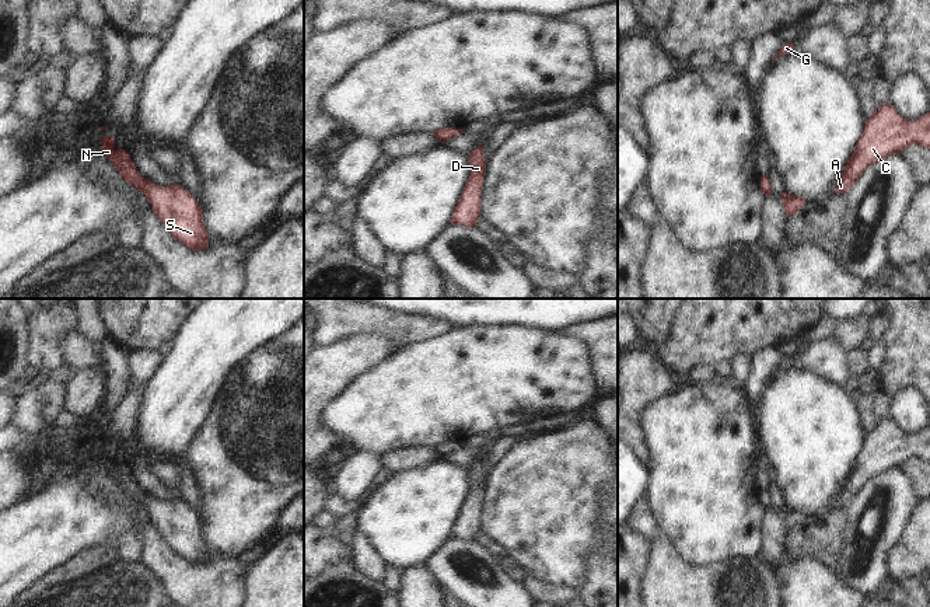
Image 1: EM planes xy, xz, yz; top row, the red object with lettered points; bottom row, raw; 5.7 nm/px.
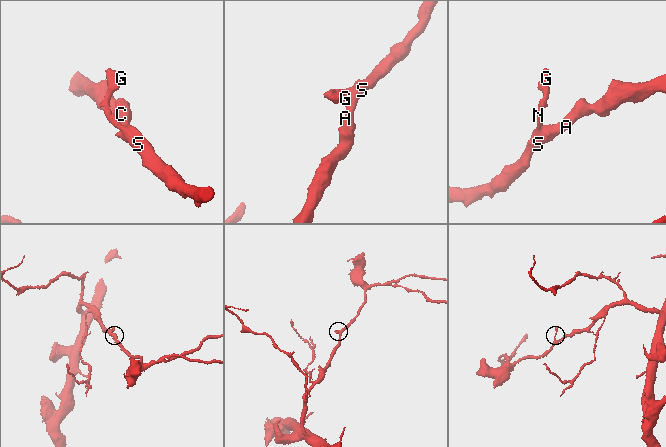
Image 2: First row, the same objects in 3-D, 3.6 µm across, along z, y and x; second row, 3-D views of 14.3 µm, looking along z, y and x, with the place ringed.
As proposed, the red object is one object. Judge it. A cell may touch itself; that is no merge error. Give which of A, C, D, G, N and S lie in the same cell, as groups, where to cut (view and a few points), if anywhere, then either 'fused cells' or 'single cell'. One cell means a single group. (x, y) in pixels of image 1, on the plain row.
groups A C D G N S; cut none; single cell

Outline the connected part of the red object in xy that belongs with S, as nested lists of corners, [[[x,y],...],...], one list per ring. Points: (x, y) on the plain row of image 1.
[[[102,450],[101,465],[119,484],[120,491],[146,509],[154,528],[162,536],[168,547],[185,561],[203,565],[209,561],[209,548],[203,537],[199,516],[179,498],[158,500],[143,492],[127,465],[113,464],[115,454]]]

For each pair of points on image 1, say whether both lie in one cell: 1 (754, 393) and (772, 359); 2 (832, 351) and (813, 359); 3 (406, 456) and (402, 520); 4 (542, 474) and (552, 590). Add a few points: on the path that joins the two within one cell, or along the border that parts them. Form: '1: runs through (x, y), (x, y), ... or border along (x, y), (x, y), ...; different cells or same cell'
1: runs through (754, 384), (764, 367); same cell
2: runs through (828, 355), (817, 359); same cell
3: border along (437, 460), (391, 473); different cells
4: border along (527, 575), (544, 582), (563, 583), (576, 589); different cells

